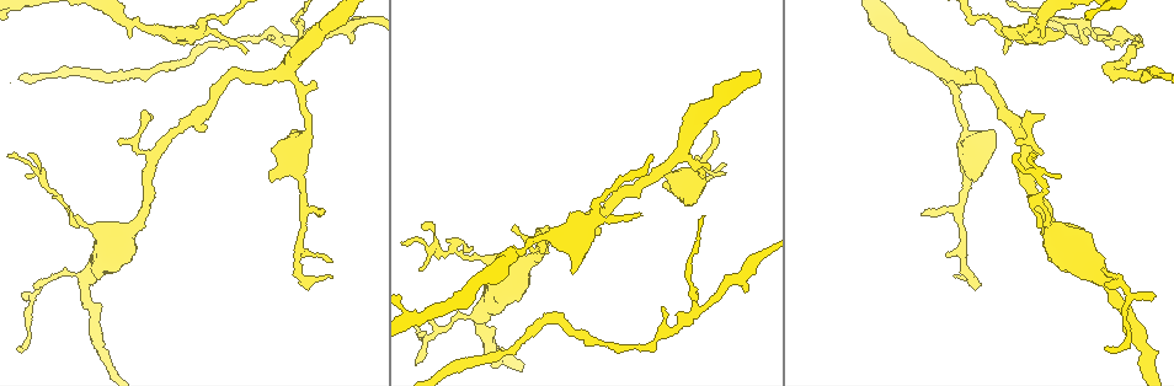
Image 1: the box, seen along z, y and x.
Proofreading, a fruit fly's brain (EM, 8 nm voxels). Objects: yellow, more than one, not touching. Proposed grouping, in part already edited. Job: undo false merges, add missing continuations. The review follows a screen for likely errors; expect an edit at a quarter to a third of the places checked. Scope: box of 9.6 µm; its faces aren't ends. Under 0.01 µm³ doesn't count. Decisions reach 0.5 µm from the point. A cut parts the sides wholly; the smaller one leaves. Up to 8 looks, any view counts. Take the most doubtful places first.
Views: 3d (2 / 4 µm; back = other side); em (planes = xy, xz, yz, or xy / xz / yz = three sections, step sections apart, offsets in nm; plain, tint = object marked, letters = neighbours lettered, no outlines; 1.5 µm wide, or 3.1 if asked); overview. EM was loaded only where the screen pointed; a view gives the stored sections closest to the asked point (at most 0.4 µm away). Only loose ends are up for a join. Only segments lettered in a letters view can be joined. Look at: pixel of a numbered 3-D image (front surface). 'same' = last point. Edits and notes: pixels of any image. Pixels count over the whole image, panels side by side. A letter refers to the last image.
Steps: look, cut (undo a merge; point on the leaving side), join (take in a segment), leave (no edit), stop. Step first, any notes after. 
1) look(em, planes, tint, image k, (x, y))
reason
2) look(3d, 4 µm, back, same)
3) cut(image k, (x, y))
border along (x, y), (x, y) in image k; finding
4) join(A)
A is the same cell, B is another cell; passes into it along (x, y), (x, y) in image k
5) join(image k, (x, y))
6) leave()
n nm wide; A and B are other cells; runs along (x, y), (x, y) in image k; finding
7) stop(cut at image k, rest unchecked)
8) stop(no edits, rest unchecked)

look(em, xy, step 8, tint, image 1, (1106, 345))
an open end

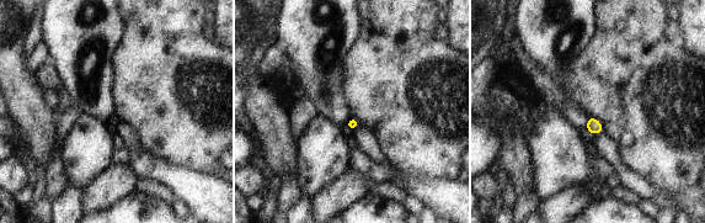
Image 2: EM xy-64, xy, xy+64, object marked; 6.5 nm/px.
look(em, planes, tint, same)

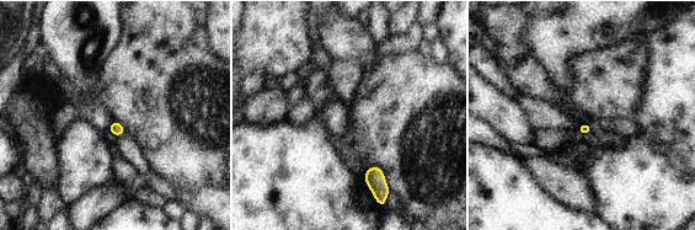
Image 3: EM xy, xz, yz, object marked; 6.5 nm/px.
look(em, planes, letters, same)

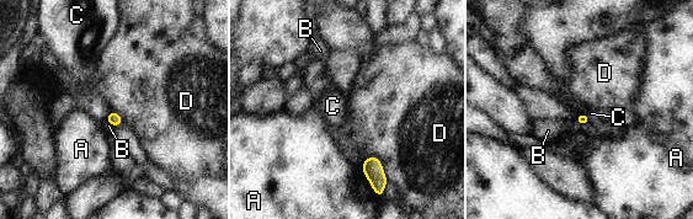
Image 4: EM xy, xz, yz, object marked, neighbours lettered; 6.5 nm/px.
leave()
A, B, C and D are other cells; border along (366, 158), (380, 161), (388, 181) in image 4; no lettered segment goes on from it

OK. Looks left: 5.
look(em, planes, letters, image 1, (245, 54))
branch stops here

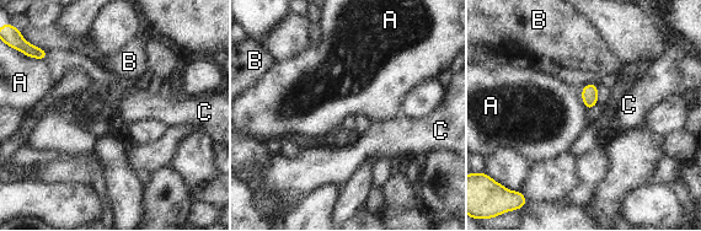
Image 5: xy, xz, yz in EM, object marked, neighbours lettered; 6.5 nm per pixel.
leave()
A, B and C are other cells; border along (581, 90), (581, 100), (588, 109) in image 5; none of them fits

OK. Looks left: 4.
look(em, yz, step 4, letters, image 1, (664, 307))
free end

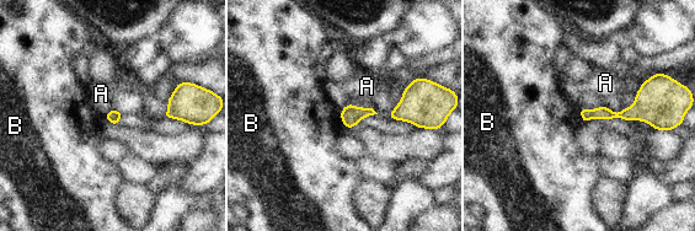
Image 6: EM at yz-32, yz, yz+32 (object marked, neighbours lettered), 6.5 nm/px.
leave()
A and B are other cells; no lettered segment goes on from it

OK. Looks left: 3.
look(em, xz, step 8, letters, image 1, (1050, 216))
calibre changes

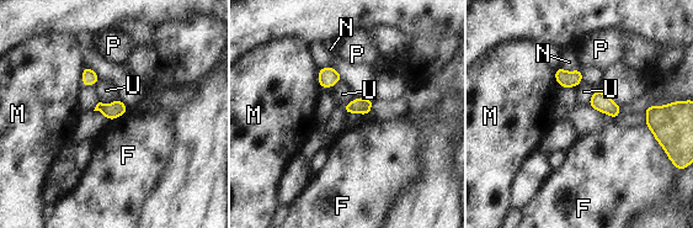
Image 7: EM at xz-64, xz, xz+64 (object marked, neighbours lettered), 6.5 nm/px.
leave()
100 nm wide; F touches over 150 nm; F, M, N, P and U are other cells; all the same neuron

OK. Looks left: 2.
stop(no edits, rest unchecked)

